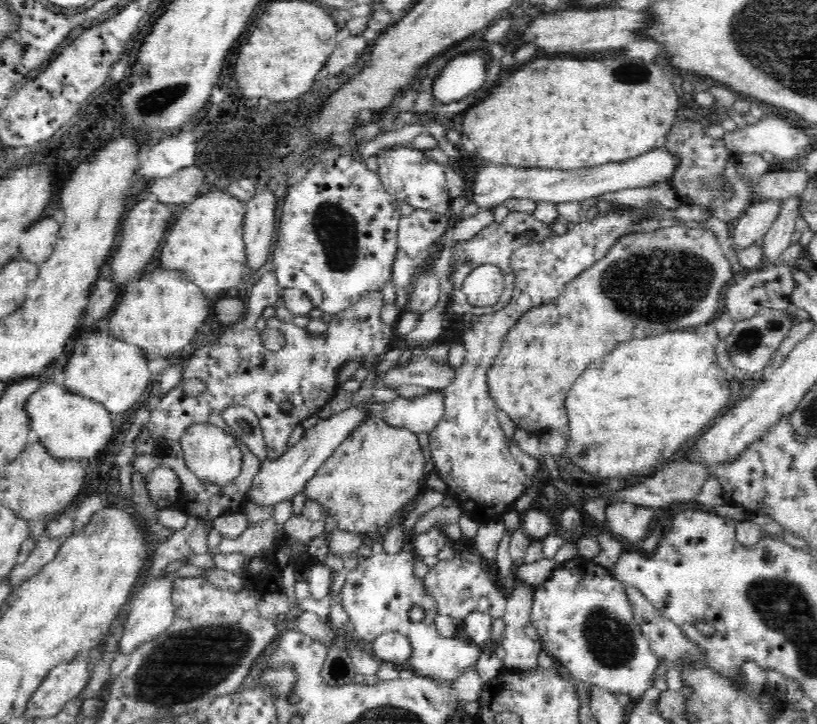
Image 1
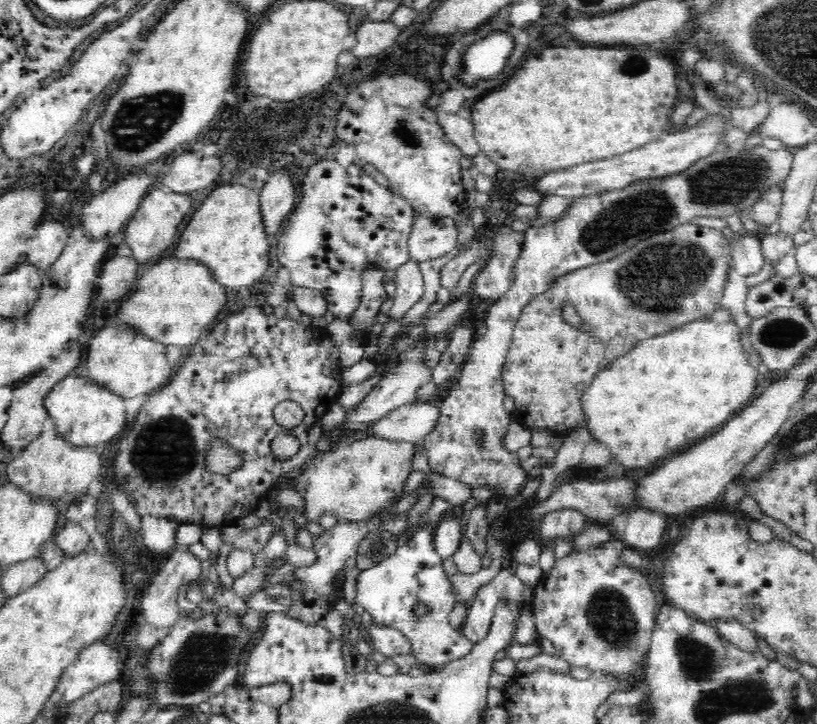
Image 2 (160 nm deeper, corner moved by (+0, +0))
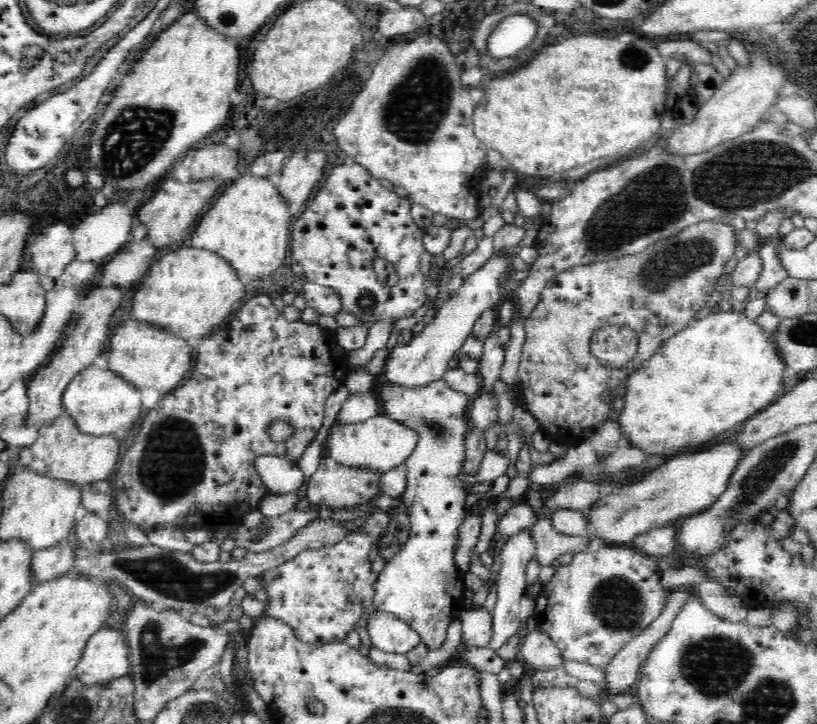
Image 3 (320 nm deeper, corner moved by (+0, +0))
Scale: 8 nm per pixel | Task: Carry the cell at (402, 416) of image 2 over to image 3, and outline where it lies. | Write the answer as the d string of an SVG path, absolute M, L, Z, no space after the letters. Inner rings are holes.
M386 412L377 413L363 421L344 423L336 419L325 437L327 452L333 460L354 467L372 467L380 471L392 470L414 452L420 434L404 421L394 419Z

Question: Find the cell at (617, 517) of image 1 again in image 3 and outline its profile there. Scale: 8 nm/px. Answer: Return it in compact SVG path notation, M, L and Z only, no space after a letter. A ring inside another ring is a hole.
M674 524L656 528L652 527L636 535L630 545L651 558L652 556L668 554L676 544L674 536L676 532L674 530L678 530L678 528L674 528Z

